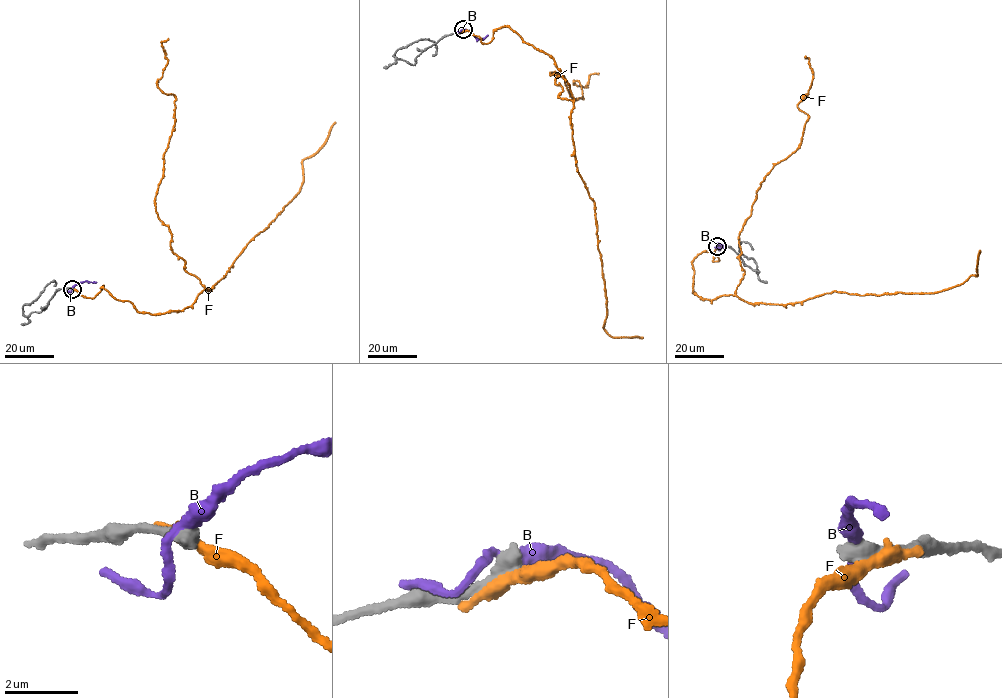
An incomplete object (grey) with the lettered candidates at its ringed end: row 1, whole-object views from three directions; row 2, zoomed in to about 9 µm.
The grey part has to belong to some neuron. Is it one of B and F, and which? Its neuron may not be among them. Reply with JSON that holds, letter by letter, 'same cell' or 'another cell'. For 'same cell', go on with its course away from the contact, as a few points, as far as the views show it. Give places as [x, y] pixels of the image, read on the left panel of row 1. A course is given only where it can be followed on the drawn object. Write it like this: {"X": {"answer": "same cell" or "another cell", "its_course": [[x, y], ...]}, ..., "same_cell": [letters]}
{"B": {"answer": "another cell"}, "F": {"answer": "another cell"}, "same_cell": []}

